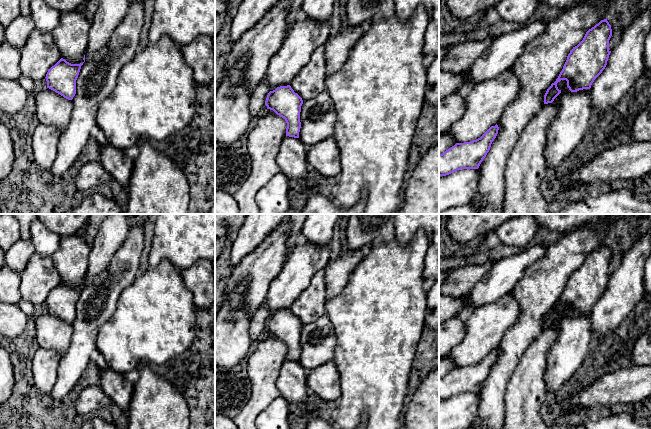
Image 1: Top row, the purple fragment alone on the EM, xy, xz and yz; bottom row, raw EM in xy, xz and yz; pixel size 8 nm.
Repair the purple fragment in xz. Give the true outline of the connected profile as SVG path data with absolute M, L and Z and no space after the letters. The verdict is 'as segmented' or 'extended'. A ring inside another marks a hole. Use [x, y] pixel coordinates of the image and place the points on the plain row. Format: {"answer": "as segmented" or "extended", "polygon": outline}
{"answer": "as segmented", "polygon": "M290 309L277 311L267 319L265 329L287 347L286 360L299 362L302 322Z"}

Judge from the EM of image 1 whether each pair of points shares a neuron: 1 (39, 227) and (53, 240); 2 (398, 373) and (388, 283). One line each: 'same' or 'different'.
1: same
2: same

